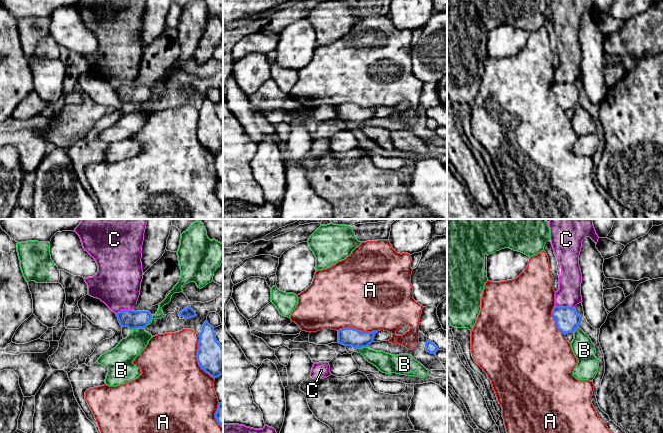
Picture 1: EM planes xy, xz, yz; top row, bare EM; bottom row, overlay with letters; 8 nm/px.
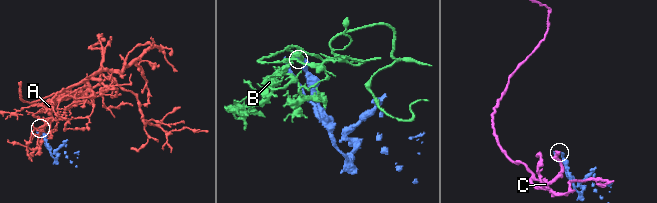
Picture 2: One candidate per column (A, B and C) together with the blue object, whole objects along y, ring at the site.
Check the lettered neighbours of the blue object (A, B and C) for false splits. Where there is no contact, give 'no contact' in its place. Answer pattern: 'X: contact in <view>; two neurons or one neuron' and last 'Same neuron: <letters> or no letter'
A: contact in xy; two neurons
B: contact in xy; two neurons
C: contact in yz; two neurons
Same neuron: no letter

